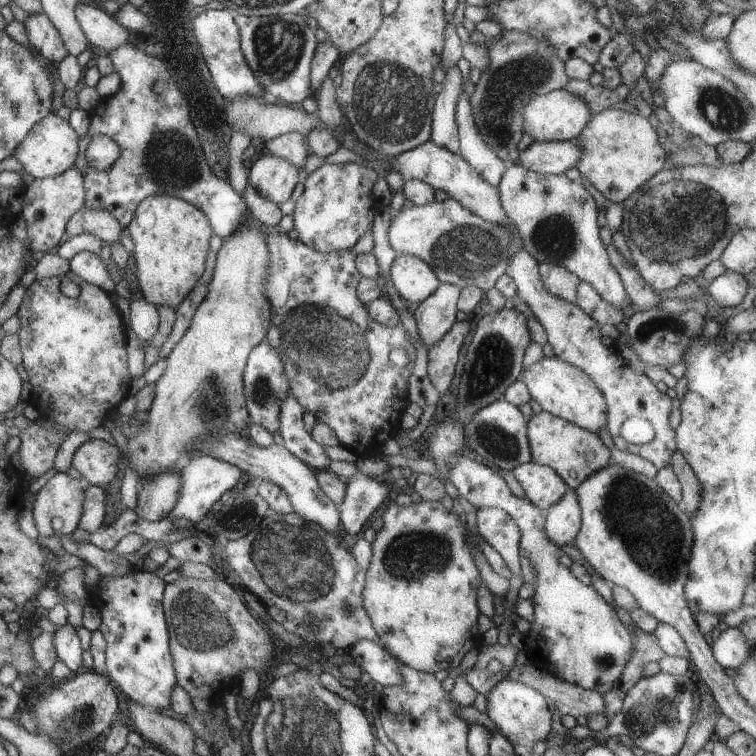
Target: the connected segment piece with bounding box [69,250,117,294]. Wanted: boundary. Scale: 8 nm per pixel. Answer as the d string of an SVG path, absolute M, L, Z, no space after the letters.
M80 251L70 260L71 271L80 278L87 280L90 284L98 285L109 294L115 293L115 282L109 273L110 270L104 264L101 256L97 253Z

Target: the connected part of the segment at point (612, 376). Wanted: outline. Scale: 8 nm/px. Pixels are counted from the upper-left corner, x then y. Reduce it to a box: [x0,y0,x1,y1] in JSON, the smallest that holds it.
[507,249,677,469]

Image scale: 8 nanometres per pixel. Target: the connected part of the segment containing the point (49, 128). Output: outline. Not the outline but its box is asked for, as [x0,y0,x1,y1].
[14,112,79,179]

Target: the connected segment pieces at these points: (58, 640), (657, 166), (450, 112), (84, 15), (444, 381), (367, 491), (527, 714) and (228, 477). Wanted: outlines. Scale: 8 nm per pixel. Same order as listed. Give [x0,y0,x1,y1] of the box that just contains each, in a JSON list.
[[53,623,84,672],[576,108,668,202],[431,66,463,154],[75,2,129,53],[427,319,470,395],[339,472,391,534],[486,678,552,748],[168,456,242,526]]

